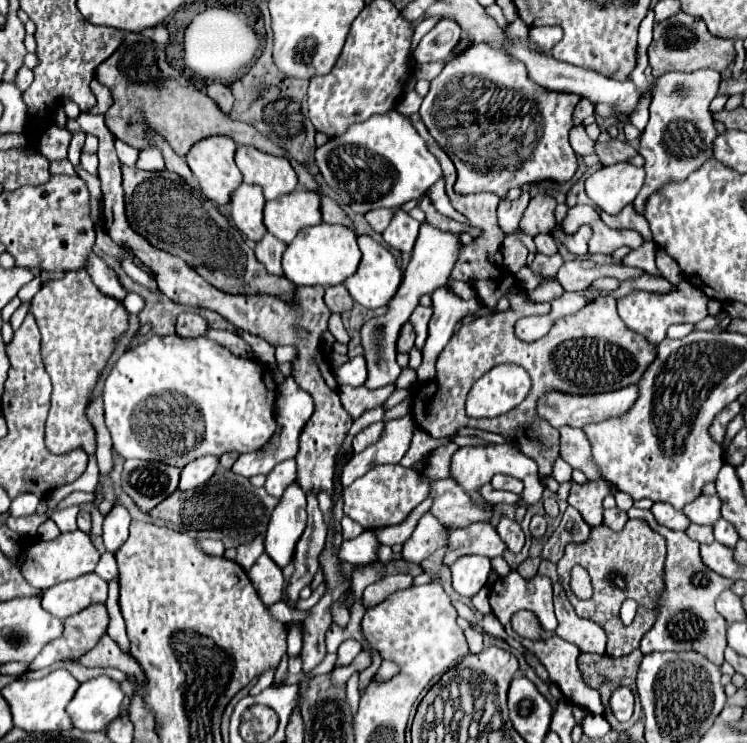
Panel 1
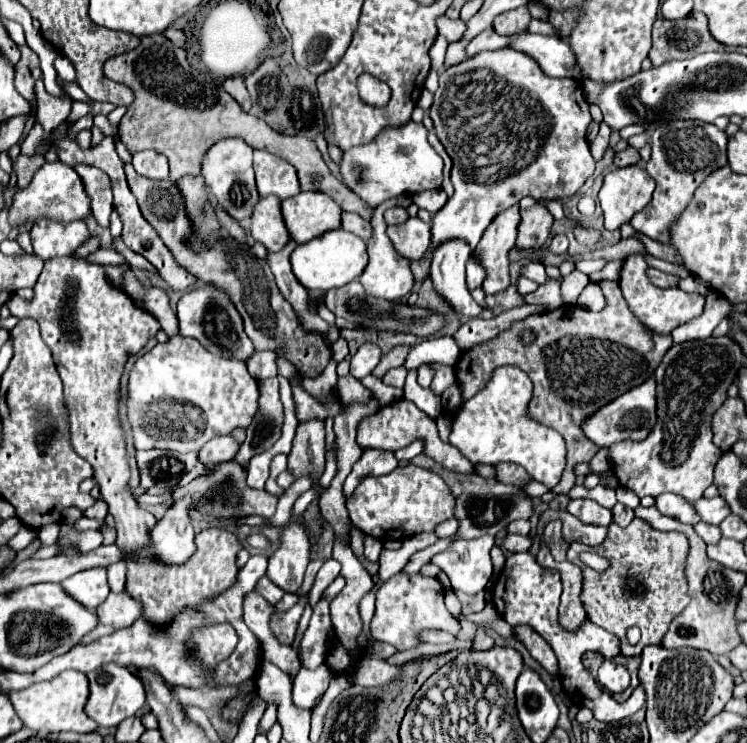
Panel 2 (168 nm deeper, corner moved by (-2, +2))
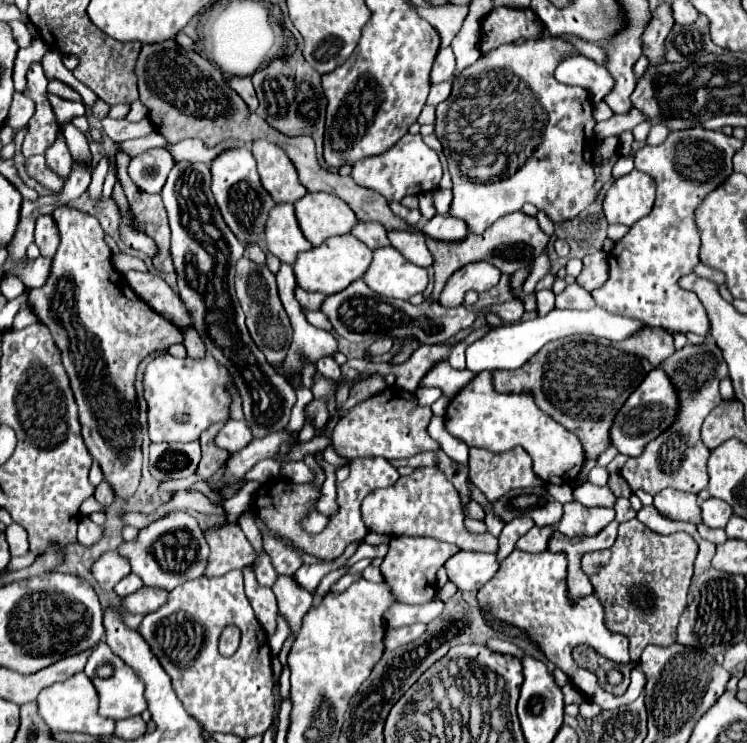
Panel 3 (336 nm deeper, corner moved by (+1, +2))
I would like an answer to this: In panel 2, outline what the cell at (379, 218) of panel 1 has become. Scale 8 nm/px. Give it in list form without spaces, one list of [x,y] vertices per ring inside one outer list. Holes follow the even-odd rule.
[[[399,206],[389,208],[389,210],[385,212],[385,222],[387,222],[387,224],[401,224],[401,222],[405,222],[407,218],[409,218],[407,210],[405,210],[405,208],[399,208]]]

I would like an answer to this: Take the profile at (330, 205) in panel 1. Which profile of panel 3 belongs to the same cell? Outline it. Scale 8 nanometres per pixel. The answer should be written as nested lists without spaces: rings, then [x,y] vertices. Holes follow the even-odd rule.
[[[358,222],[352,230],[352,236],[356,236],[358,240],[362,240],[368,248],[380,248],[380,246],[388,246],[388,238],[386,238],[386,228],[380,224],[372,224],[372,222]]]

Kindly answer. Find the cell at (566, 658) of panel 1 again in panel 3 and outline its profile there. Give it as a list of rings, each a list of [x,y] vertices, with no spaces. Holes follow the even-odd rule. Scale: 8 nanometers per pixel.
[[[514,550],[500,564],[492,582],[488,582],[478,592],[478,602],[480,606],[490,606],[490,614],[494,618],[504,620],[516,628],[522,628],[534,642],[538,642],[546,658],[552,664],[556,664],[590,702],[598,704],[602,710],[616,710],[620,706],[628,706],[644,690],[646,678],[640,670],[634,670],[630,688],[626,690],[624,696],[612,696],[610,692],[600,688],[594,674],[580,668],[572,660],[572,650],[574,646],[580,646],[580,644],[592,646],[604,658],[610,658],[620,664],[630,662],[630,656],[628,656],[628,638],[606,630],[602,622],[602,606],[594,594],[590,594],[588,598],[582,598],[576,604],[572,604],[566,598],[566,564],[568,560],[564,554],[554,554],[554,552],[528,554],[528,552]]]

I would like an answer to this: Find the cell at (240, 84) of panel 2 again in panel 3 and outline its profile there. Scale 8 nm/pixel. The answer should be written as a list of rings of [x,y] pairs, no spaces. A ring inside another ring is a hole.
[[[240,76],[230,78],[230,88],[248,104],[248,108],[250,108],[252,112],[256,110],[258,98],[256,98],[256,94],[254,94],[254,88],[252,88],[252,82],[250,82],[248,76],[246,76],[246,78],[240,78]]]

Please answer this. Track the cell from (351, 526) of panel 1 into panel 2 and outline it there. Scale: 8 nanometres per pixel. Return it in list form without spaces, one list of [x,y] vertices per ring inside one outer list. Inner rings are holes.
[[[365,536],[364,555],[371,562],[378,562],[383,542],[372,536]]]

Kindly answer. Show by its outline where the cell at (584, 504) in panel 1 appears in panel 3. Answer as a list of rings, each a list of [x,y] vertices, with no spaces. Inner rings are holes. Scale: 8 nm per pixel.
[[[578,502],[564,504],[564,516],[556,528],[564,536],[592,536],[614,520],[614,508],[586,508]]]

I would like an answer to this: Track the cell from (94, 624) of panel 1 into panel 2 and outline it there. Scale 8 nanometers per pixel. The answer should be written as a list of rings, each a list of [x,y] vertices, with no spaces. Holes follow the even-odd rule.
[[[111,592],[109,598],[97,608],[99,624],[97,628],[83,638],[83,642],[93,642],[101,636],[113,634],[113,630],[131,626],[139,616],[143,614],[143,604],[135,598],[131,598],[127,592],[115,594]]]

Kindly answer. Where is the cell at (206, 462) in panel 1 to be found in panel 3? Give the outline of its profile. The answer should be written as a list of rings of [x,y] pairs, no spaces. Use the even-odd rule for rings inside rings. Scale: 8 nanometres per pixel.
[[[228,420],[224,424],[224,428],[216,434],[214,444],[230,454],[234,454],[236,450],[242,450],[244,446],[248,446],[248,442],[252,440],[252,434],[246,426],[246,422],[236,422],[236,420]]]

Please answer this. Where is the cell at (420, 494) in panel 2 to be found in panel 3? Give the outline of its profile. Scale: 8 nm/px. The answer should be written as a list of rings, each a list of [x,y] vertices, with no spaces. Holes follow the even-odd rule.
[[[416,468],[410,476],[400,476],[396,484],[388,488],[378,488],[370,492],[360,506],[362,520],[370,532],[388,534],[388,536],[430,536],[442,542],[456,544],[458,548],[466,550],[480,550],[496,554],[498,538],[490,534],[470,534],[464,532],[464,516],[462,516],[462,502],[446,476],[432,468]]]

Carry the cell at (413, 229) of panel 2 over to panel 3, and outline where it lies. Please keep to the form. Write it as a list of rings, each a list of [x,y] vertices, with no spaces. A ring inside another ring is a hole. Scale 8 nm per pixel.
[[[388,230],[388,240],[406,260],[416,266],[430,266],[432,254],[426,248],[426,236],[422,230]]]

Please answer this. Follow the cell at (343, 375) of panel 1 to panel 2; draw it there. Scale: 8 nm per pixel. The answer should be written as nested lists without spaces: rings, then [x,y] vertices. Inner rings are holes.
[[[371,342],[363,344],[363,346],[357,350],[357,354],[351,358],[351,376],[363,378],[363,376],[371,374],[373,368],[379,364],[381,354],[383,354],[383,352],[381,352],[381,348],[379,348],[377,344],[371,344]]]

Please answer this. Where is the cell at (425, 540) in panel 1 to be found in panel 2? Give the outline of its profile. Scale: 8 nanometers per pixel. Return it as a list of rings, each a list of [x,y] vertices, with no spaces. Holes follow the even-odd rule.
[[[451,518],[451,520],[441,522],[441,524],[439,524],[439,528],[435,528],[435,534],[437,534],[439,538],[449,538],[451,534],[455,534],[455,532],[457,532],[457,528],[459,528],[459,520]]]

